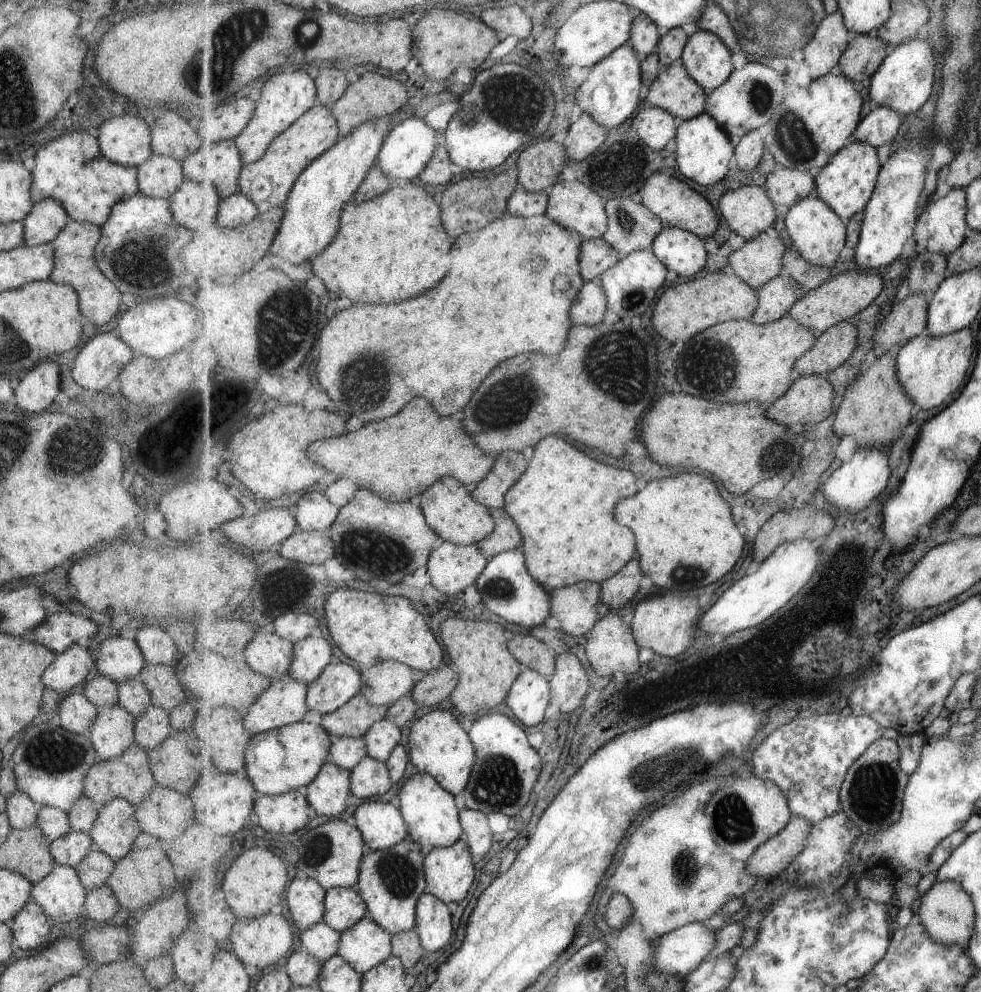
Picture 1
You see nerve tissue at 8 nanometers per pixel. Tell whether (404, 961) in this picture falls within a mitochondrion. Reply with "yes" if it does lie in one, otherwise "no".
no

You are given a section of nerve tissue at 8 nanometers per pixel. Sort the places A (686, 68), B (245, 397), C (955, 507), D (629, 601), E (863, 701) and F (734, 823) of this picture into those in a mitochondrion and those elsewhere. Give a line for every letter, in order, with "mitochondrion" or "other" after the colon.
A: other
B: other
C: other
D: other
E: other
F: mitochondrion

